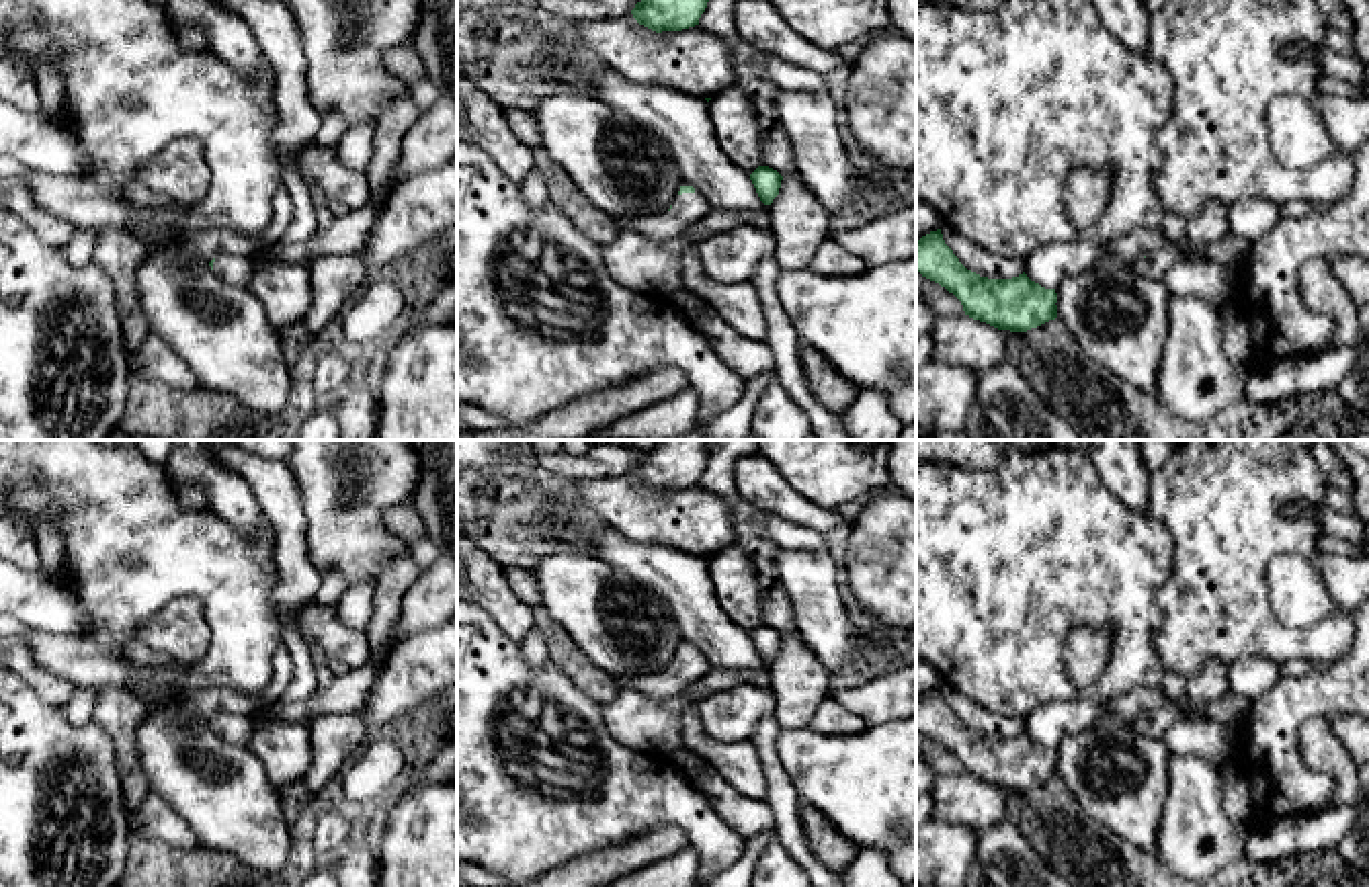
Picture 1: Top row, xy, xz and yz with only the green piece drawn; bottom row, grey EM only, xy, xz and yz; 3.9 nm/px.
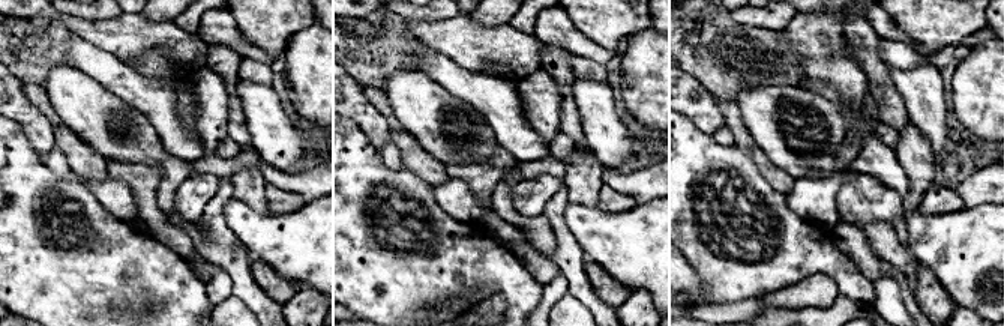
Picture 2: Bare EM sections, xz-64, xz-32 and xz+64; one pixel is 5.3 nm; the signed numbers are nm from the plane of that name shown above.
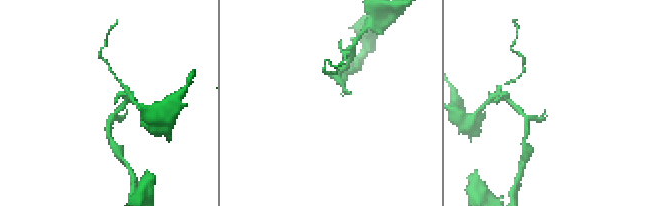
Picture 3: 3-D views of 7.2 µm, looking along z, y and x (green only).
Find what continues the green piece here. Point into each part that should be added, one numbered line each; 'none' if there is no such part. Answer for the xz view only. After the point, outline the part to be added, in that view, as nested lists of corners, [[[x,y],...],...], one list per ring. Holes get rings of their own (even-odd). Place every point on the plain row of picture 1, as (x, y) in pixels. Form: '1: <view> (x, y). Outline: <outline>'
1: xz (689, 666). Outline: [[[699,649],[682,651],[674,658],[670,670],[637,676],[629,686],[652,701],[668,701],[680,694],[689,684],[707,676],[711,670],[709,660]]]

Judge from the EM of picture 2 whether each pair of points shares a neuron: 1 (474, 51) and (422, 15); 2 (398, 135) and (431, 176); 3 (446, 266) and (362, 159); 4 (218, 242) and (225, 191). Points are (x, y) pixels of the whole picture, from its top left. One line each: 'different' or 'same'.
1: different
2: same
3: same
4: same

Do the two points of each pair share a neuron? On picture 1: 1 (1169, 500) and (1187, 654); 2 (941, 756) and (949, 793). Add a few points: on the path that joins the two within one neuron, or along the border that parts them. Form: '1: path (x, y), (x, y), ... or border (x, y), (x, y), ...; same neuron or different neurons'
1: path (1191, 539), (1191, 615); same neuron
2: border (964, 771), (949, 775); different neurons

